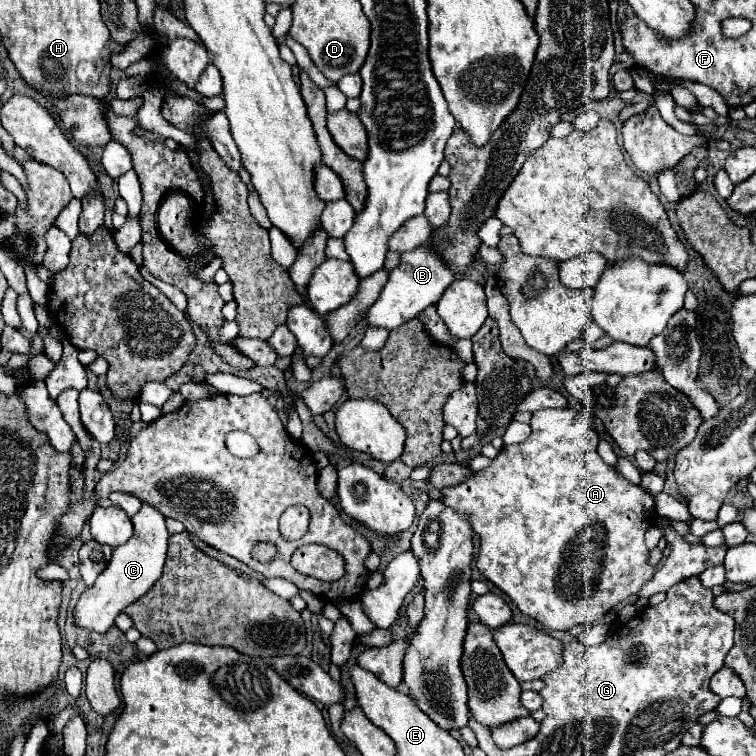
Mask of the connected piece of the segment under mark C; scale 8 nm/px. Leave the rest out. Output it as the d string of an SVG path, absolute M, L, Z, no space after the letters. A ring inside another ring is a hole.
M142 504L140 512L132 518L132 524L134 536L126 544L114 548L108 568L96 578L90 588L86 588L86 592L76 602L74 624L78 628L86 628L92 632L108 632L114 626L114 618L124 612L134 600L138 600L144 592L148 592L152 584L160 578L168 548L168 530L164 524L164 516L156 508Z

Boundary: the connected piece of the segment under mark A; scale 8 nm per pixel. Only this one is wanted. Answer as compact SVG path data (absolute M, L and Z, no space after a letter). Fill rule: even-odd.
M550 408L550 410L538 410L530 418L532 434L514 446L504 446L498 456L492 460L492 464L480 472L472 472L462 484L458 486L448 486L442 488L442 502L450 506L452 510L464 514L470 518L472 530L480 536L480 554L478 554L478 570L496 584L516 606L522 614L534 618L538 624L544 628L552 630L570 630L576 624L586 624L592 626L598 618L602 618L608 610L618 606L620 602L628 600L632 594L638 594L640 588L652 580L656 574L656 566L650 564L650 552L644 544L644 532L656 522L656 510L654 510L654 498L636 484L630 484L626 478L622 478L612 466L608 466L600 456L598 456L597 446L600 442L598 434L594 428L591 414L574 412L572 408Z

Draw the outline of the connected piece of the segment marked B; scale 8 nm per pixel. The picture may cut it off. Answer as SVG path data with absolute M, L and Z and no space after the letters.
M429 242L412 251L403 252L400 256L400 264L390 272L388 282L384 284L378 300L368 310L368 324L384 326L388 330L398 328L400 324L418 316L418 312L422 312L430 304L436 304L440 300L442 292L454 280L456 280L456 274L432 250Z

